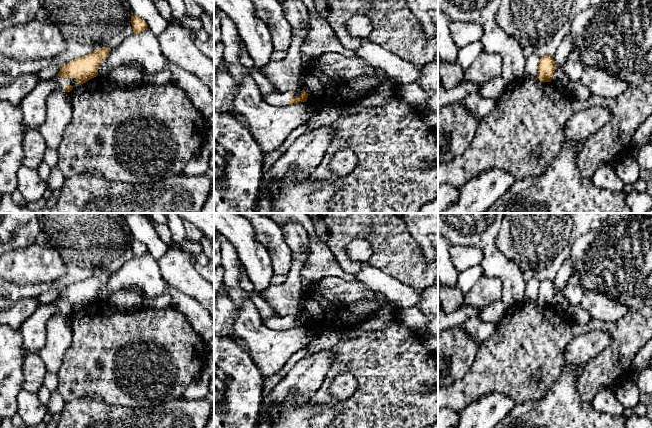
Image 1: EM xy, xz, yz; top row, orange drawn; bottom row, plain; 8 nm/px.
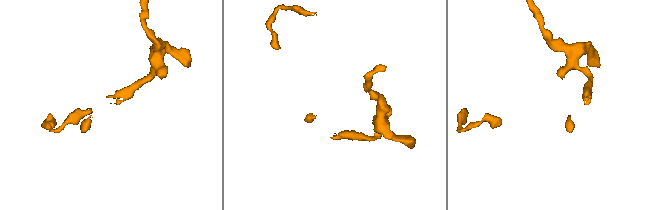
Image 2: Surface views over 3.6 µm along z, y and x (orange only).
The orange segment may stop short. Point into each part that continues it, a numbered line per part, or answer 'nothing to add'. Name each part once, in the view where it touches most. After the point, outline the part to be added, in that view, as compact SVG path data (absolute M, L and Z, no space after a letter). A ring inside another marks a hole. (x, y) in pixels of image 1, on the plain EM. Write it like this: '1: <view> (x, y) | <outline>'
1: xy (33, 330) | M57 298L47 305L40 305L20 326L23 347L28 353L38 352L46 343L46 323L55 313L63 314L67 309L76 310L76 302L60 302Z

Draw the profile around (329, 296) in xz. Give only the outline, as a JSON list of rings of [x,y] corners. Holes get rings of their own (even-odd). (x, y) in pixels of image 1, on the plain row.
[[[324,277],[314,281],[310,290],[304,294],[300,313],[309,318],[306,326],[312,327],[317,336],[320,336],[333,330],[335,319],[346,307],[368,299],[377,302],[377,309],[383,309],[392,303],[383,294],[369,289],[357,280]]]

